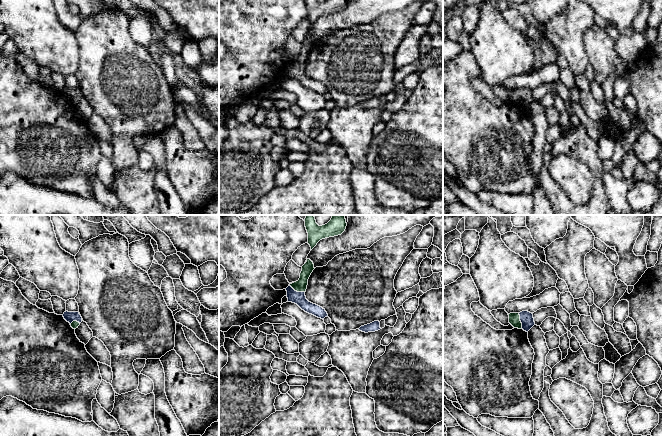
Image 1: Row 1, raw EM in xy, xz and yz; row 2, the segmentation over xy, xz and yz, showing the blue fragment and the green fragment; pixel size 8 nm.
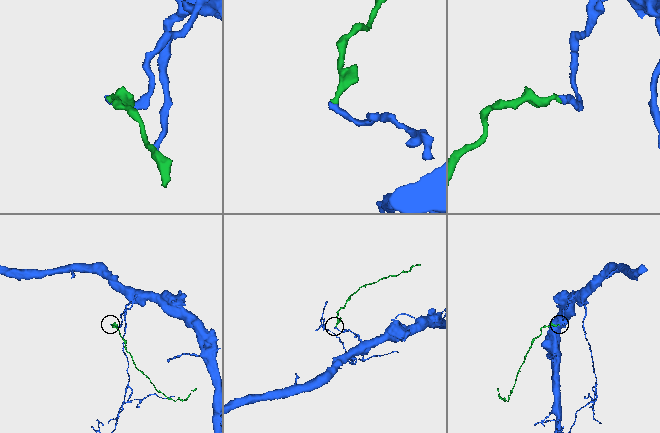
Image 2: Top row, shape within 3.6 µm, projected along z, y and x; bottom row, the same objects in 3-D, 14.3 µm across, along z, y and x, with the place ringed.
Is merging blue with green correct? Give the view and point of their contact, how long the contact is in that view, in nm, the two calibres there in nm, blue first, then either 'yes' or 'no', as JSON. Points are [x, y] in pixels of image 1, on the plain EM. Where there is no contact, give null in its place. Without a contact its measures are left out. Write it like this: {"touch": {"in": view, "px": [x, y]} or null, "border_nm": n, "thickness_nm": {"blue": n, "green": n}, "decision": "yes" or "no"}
{"touch": {"in": "yz", "px": [520, 96]}, "border_nm": 130, "thickness_nm": {"blue": 110, "green": 100}, "decision": "yes"}

